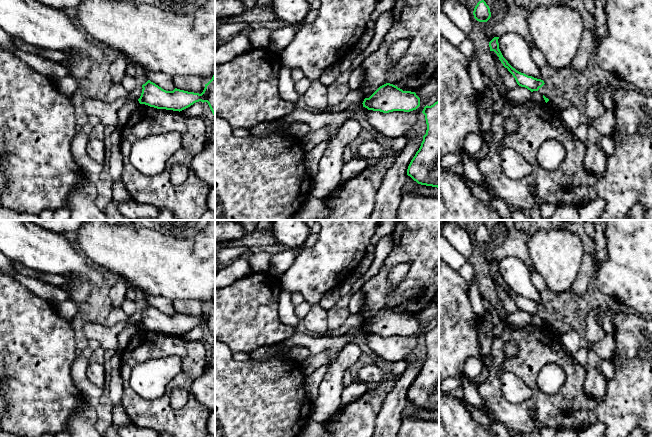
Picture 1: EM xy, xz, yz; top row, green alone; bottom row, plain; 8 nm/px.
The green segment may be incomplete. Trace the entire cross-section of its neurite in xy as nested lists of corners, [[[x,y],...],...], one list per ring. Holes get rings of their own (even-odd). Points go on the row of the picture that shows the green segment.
[[[215,74],[205,84],[201,94],[188,92],[175,88],[173,91],[166,91],[148,80],[142,85],[142,93],[138,99],[140,104],[145,104],[157,109],[182,111],[196,102],[207,102],[215,116]]]

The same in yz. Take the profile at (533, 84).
[[[494,37],[489,42],[490,51],[494,51],[497,56],[499,57],[499,60],[503,64],[505,68],[508,69],[508,71],[513,75],[515,78],[517,84],[521,87],[525,87],[531,92],[538,91],[545,83],[541,79],[534,78],[532,76],[528,76],[524,73],[521,73],[517,71],[515,68],[513,68],[508,61],[503,57],[500,49],[499,49],[499,43],[498,43],[499,37]]]

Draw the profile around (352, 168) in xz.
[[[353,157],[350,161],[344,163],[341,172],[341,179],[339,180],[338,186],[335,190],[342,188],[342,186],[348,180],[350,180],[352,177],[357,176],[368,166],[370,166],[370,162],[368,160],[355,157]]]

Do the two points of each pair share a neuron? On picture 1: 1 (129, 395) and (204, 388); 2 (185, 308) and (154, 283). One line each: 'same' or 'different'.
1: different
2: different

